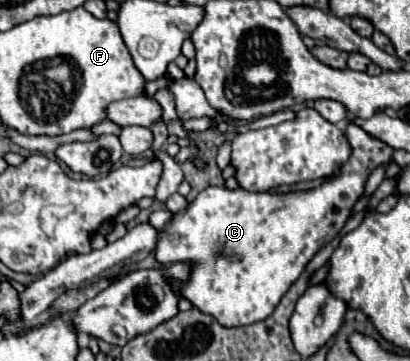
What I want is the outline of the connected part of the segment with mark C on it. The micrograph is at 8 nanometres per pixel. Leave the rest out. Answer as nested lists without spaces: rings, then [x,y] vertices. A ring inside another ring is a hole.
[[[349,123],[345,133],[353,147],[349,161],[339,169],[333,181],[327,181],[313,191],[269,195],[269,193],[251,193],[245,189],[229,191],[227,187],[207,187],[197,195],[197,199],[185,211],[173,215],[171,225],[167,225],[161,231],[155,253],[157,253],[157,261],[163,263],[163,267],[175,261],[187,261],[187,259],[193,261],[193,271],[189,275],[189,281],[181,287],[183,297],[187,297],[199,311],[213,315],[225,327],[251,325],[255,321],[267,319],[273,313],[285,291],[305,271],[309,259],[341,231],[341,227],[349,219],[351,207],[357,203],[359,195],[363,193],[363,185],[369,173],[377,165],[391,161],[393,149],[383,141],[373,139],[361,127]]]

